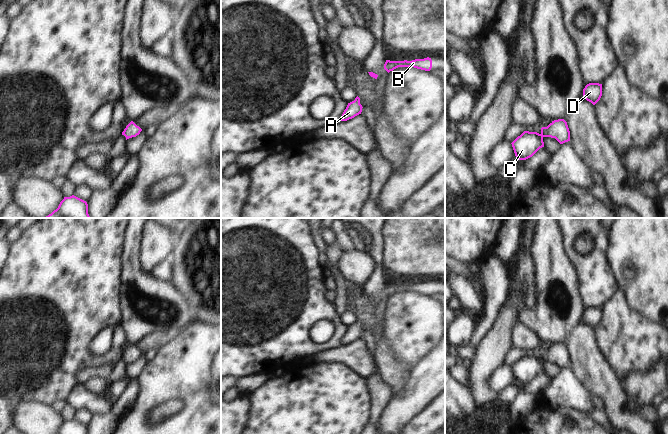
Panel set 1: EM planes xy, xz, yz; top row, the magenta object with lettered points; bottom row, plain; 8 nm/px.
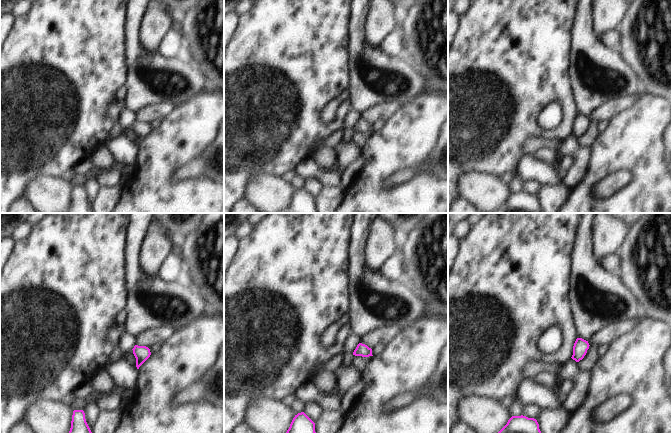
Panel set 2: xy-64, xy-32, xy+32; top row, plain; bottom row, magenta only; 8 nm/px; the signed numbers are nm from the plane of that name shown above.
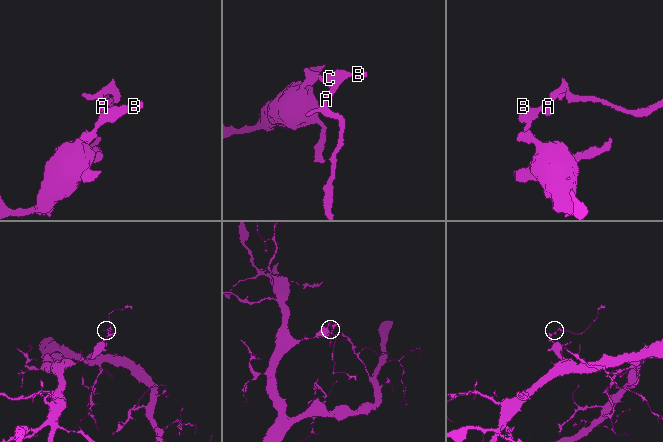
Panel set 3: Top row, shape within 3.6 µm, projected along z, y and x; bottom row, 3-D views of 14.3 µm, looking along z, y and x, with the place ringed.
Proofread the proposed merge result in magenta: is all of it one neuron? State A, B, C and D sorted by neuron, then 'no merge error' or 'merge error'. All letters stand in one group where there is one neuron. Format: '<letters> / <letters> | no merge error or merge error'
A B C D | no merge error

